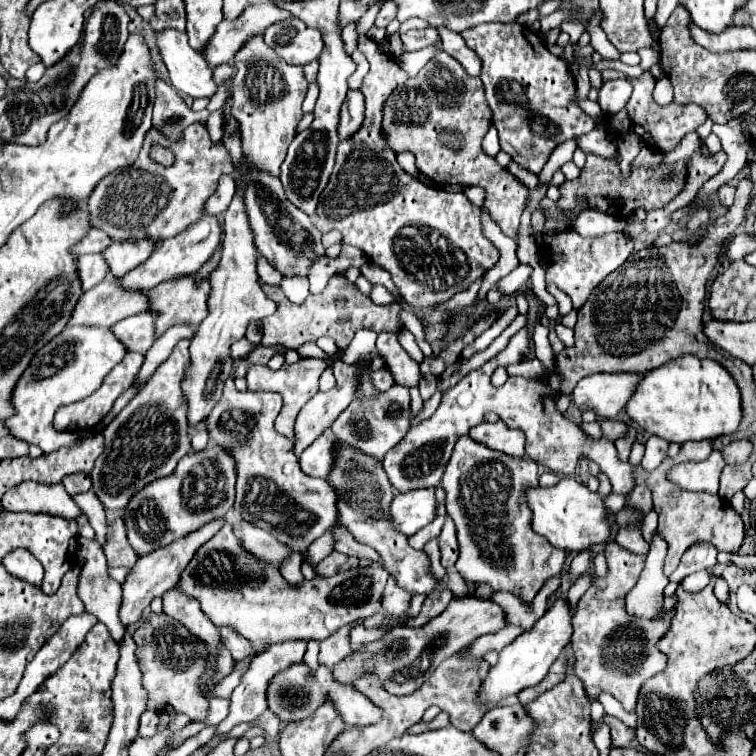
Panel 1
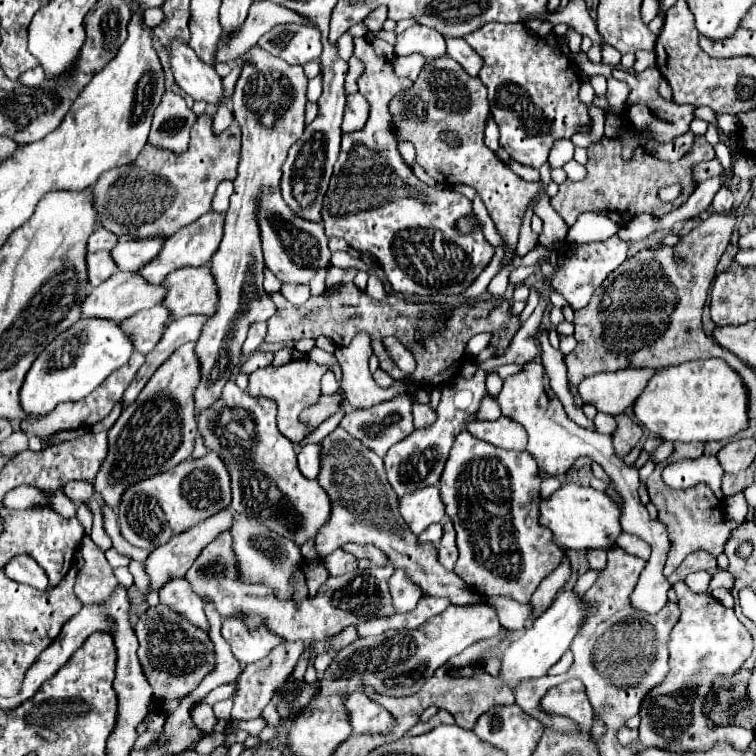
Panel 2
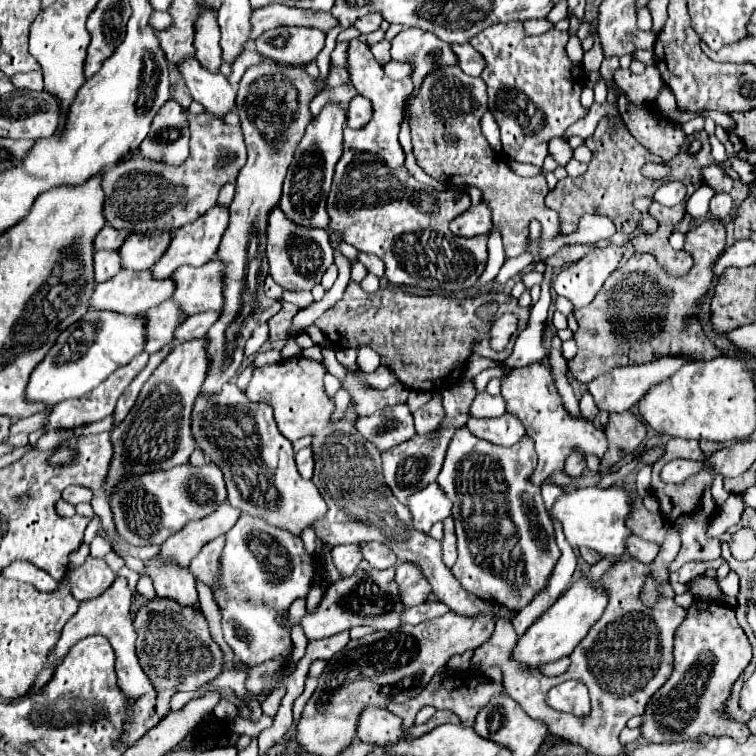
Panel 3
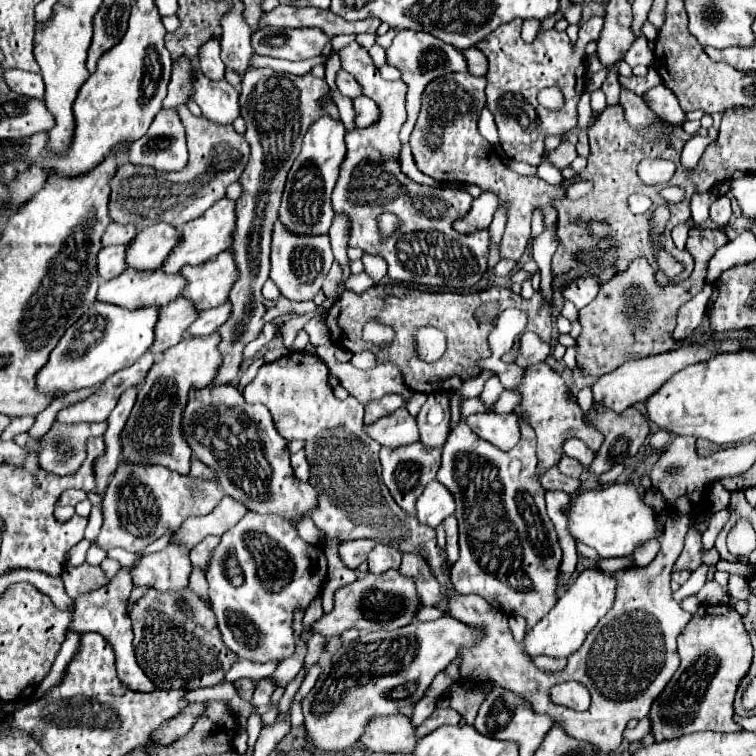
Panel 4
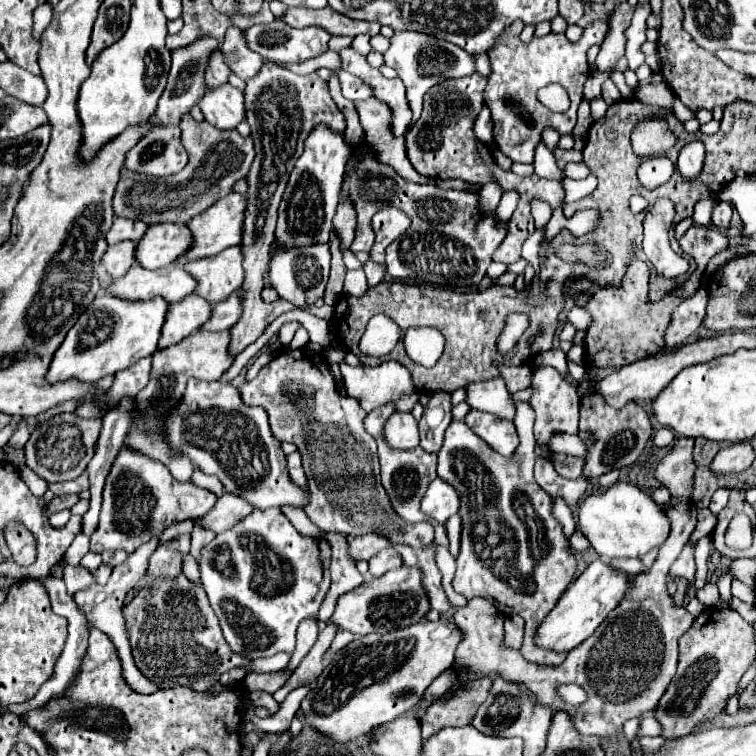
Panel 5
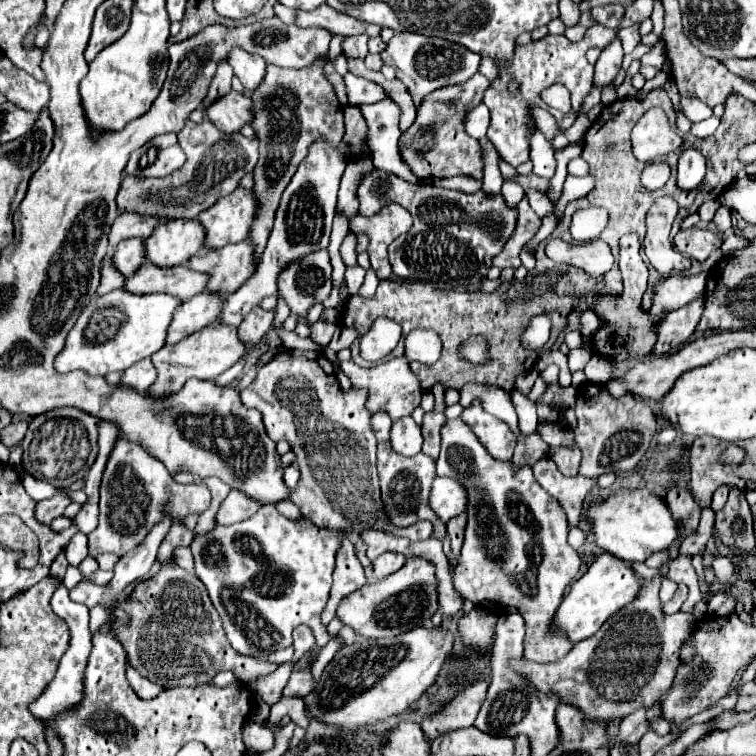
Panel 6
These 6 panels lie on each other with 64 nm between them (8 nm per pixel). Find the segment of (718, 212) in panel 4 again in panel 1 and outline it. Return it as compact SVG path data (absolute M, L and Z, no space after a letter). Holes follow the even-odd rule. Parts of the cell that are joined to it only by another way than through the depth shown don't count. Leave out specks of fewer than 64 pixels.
M724 184L720 190L718 190L718 202L722 204L722 206L730 206L732 202L734 202L734 186L730 186L730 184Z

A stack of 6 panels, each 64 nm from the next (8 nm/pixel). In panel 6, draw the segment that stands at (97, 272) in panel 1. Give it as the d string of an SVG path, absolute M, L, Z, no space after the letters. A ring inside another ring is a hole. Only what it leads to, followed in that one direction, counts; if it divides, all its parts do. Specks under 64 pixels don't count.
M142 238L122 240L114 250L114 264L122 274L132 276L146 262L146 248Z

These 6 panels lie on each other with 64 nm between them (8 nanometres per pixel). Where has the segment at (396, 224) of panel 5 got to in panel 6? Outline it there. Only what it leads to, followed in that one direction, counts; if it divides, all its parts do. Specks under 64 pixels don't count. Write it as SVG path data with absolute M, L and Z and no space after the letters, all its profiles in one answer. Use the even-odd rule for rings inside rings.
M388 203L373 216L362 216L360 212L350 218L350 230L364 234L370 240L368 254L372 268L380 280L392 278L392 266L388 262L388 244L392 244L400 234L410 230L413 219L402 206Z

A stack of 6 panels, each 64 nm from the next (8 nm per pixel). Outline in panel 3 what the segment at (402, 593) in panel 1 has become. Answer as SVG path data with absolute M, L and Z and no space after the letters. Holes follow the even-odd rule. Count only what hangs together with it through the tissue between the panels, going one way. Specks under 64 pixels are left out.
M402 564L396 567L395 580L400 590L404 592L404 604L416 606L424 604L432 596L432 586L422 574L422 570L416 564Z

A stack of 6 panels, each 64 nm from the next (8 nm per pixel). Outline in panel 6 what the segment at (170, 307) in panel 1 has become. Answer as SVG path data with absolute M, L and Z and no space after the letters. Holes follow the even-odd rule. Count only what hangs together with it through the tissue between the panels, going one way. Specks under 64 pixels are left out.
M246 238L238 244L226 244L218 250L206 250L200 256L190 258L188 266L198 272L208 272L210 282L208 290L232 294L236 292L250 274L254 274L256 258L254 258L254 242Z

